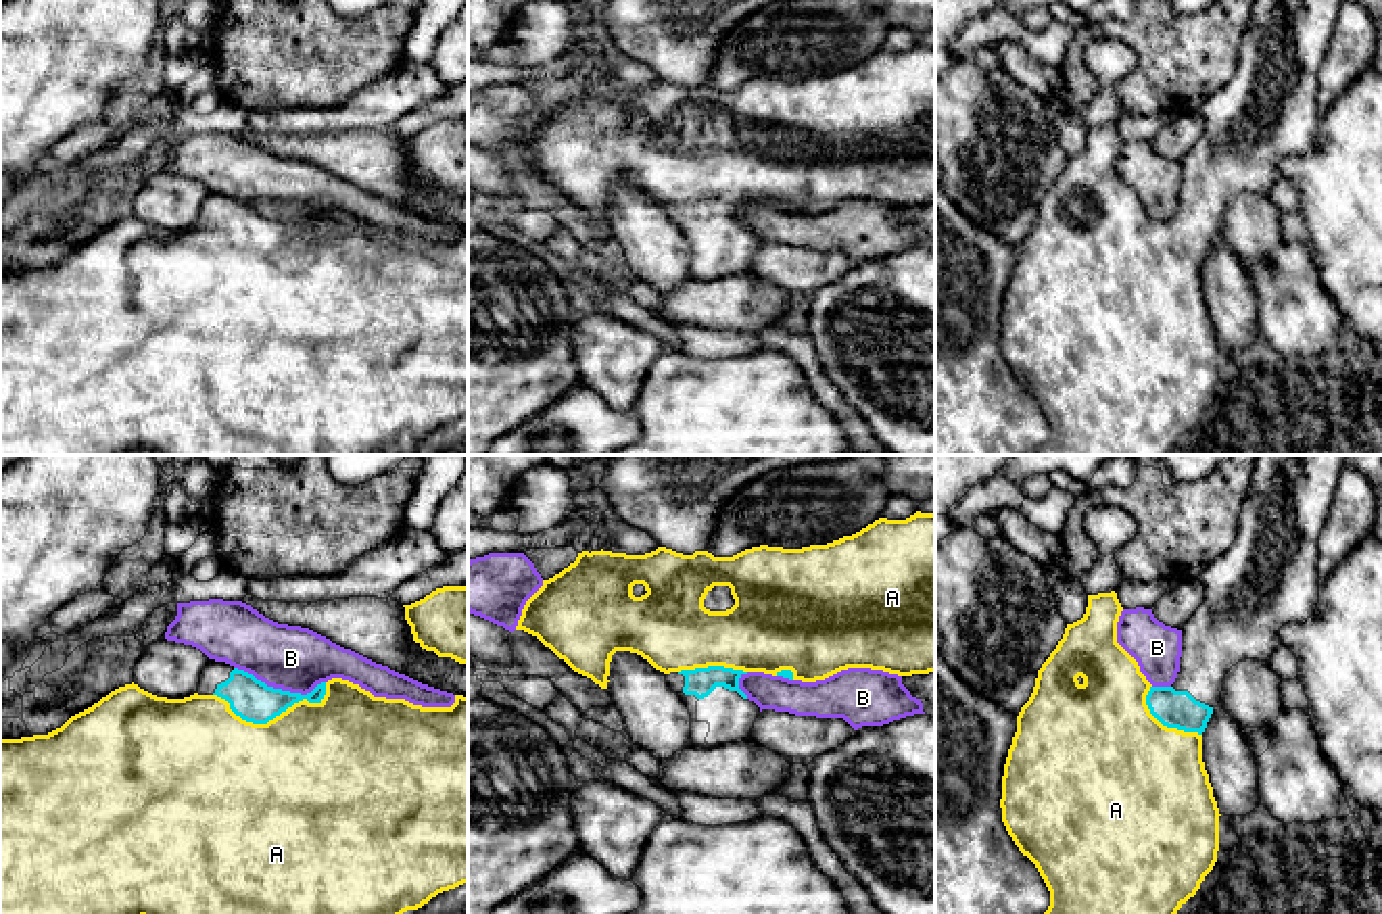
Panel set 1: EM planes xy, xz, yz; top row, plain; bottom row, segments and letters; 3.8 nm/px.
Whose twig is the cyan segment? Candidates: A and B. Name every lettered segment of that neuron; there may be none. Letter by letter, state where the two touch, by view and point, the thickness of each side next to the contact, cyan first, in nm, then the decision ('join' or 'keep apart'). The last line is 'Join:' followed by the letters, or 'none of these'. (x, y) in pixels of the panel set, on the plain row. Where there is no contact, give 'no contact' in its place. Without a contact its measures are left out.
A: xy (274, 249) | 160/500 nm | join
B: xy (280, 222) | 160/260 nm | keep apart
Join: A

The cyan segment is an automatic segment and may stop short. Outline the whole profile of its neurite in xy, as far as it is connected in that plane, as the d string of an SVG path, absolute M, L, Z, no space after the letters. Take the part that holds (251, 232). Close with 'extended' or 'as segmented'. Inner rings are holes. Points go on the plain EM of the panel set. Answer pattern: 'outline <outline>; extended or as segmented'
outline M209 192L198 223L190 230L157 230L132 215L111 223L48 267L0 271L0 455L125 455L142 449L159 455L392 455L403 444L418 442L438 426L463 415L468 415L468 230L463 227L455 227L451 240L422 240L405 232L374 230L342 211L321 215L311 225L301 227L267 219L244 202Z; extended

